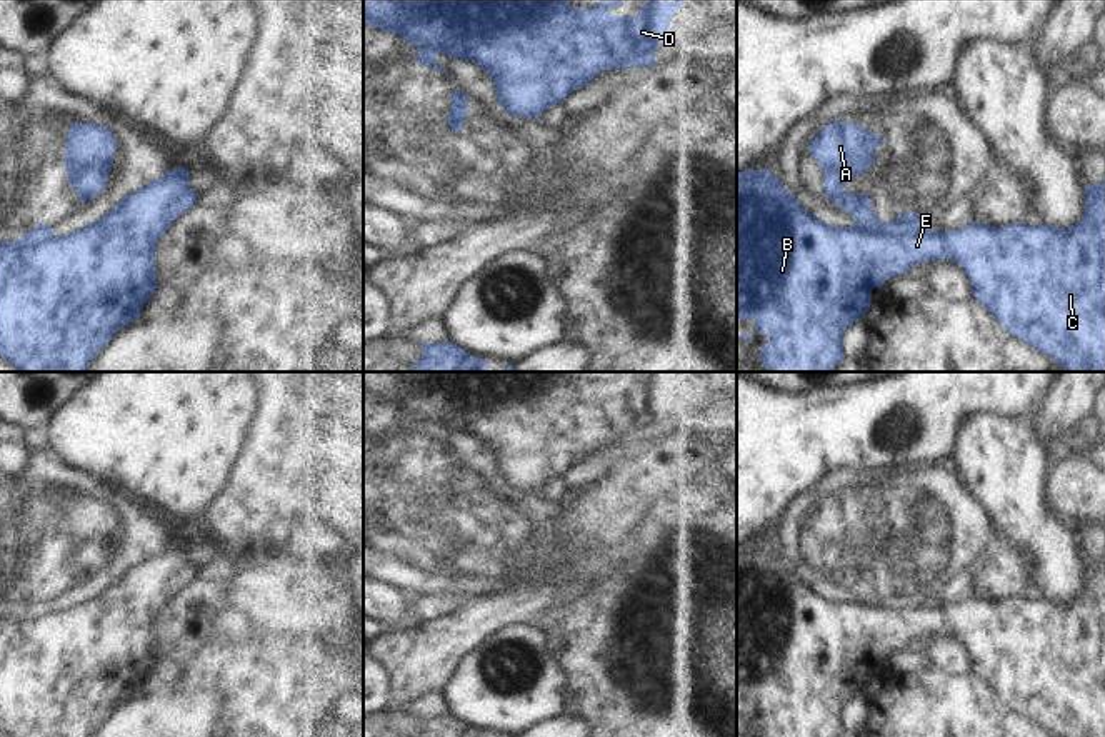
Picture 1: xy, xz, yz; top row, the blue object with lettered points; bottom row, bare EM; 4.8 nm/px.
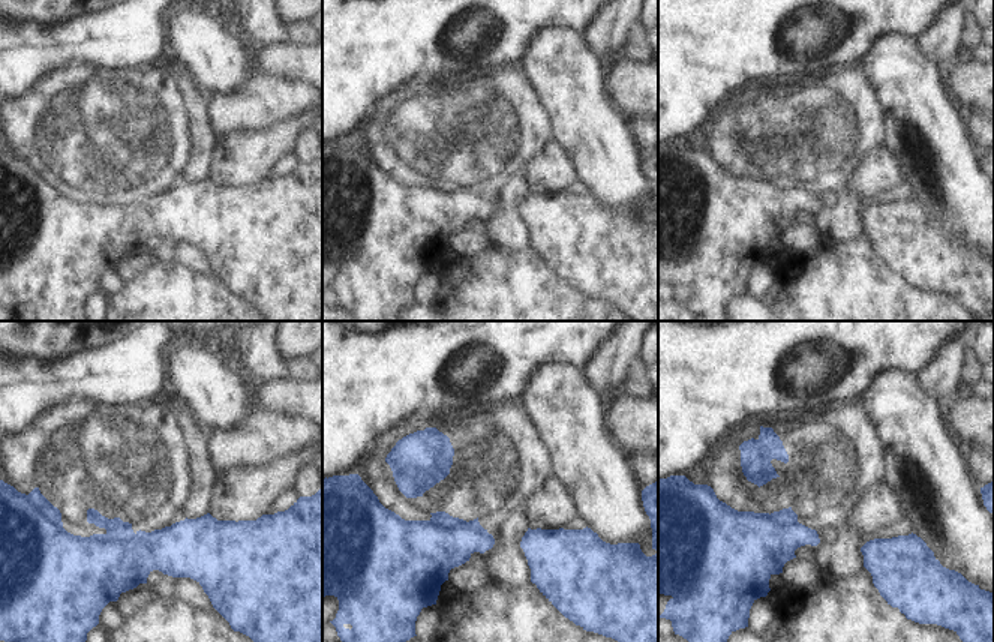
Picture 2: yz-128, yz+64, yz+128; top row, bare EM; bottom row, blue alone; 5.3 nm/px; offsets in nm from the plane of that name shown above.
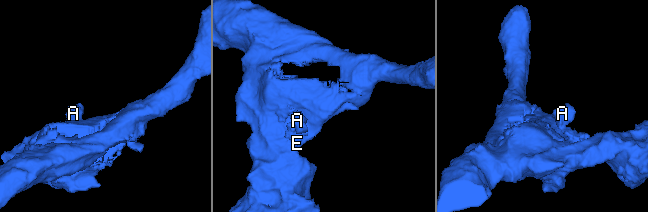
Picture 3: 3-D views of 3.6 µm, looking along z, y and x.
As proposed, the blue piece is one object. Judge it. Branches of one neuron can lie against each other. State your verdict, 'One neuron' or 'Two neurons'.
Two neurons

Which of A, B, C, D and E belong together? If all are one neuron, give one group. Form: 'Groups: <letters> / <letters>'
Groups: A / B C D E

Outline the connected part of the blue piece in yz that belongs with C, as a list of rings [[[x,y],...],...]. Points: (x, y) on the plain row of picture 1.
[[[743,544],[737,545],[737,697],[742,692],[755,695],[755,707],[767,707],[768,715],[760,724],[762,737],[838,737],[845,732],[842,710],[845,702],[863,692],[868,684],[872,664],[898,649],[907,647],[913,637],[928,634],[953,634],[958,637],[972,655],[973,670],[1007,702],[1013,710],[1030,717],[1035,724],[1052,730],[1058,737],[1105,737],[1105,555],[1087,559],[1085,587],[1080,595],[1068,602],[1052,600],[1048,597],[1027,599],[1010,597],[1007,600],[992,600],[988,597],[970,597],[960,604],[937,605],[930,602],[923,589],[903,585],[900,590],[883,595],[878,594],[867,567],[848,567],[840,564],[832,574],[837,580],[850,587],[853,600],[833,600],[822,595],[802,580],[802,577],[783,560],[772,544]]]

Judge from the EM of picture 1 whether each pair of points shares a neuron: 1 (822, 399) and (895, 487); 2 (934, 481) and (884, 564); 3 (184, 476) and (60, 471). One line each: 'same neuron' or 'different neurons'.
1: different neurons
2: same neuron
3: different neurons

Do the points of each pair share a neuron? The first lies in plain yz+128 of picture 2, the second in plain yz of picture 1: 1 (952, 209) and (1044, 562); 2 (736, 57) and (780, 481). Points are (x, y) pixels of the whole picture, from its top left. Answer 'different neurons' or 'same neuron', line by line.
1: same neuron
2: same neuron

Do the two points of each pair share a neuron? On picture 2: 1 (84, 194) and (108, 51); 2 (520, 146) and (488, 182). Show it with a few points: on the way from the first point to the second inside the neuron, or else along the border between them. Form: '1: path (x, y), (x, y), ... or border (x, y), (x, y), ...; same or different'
1: border (71, 62), (89, 62), (96, 69), (137, 66); different
2: path (511, 155), (494, 173); same

